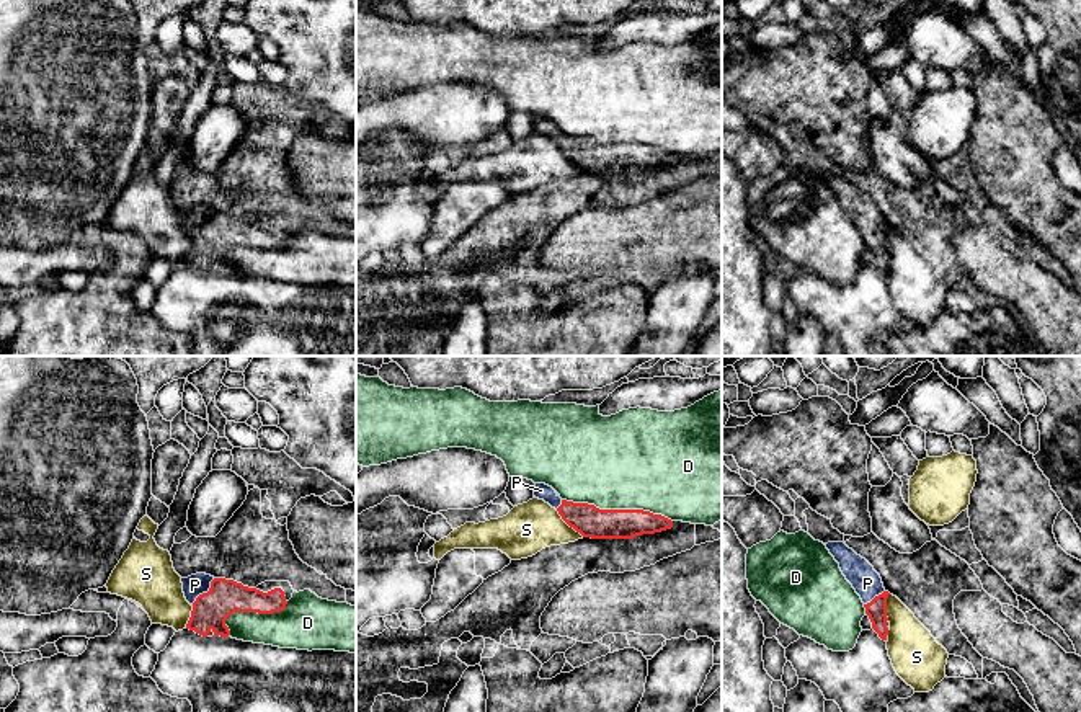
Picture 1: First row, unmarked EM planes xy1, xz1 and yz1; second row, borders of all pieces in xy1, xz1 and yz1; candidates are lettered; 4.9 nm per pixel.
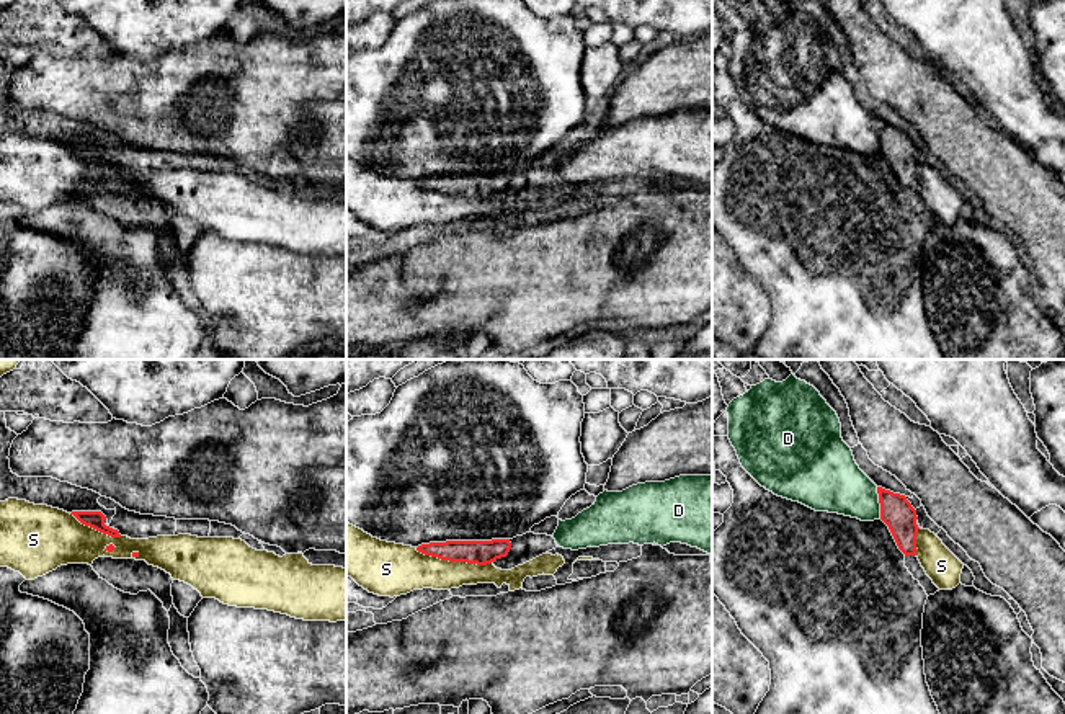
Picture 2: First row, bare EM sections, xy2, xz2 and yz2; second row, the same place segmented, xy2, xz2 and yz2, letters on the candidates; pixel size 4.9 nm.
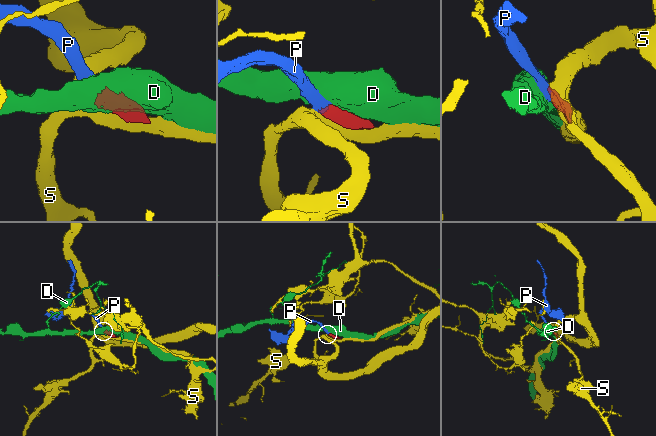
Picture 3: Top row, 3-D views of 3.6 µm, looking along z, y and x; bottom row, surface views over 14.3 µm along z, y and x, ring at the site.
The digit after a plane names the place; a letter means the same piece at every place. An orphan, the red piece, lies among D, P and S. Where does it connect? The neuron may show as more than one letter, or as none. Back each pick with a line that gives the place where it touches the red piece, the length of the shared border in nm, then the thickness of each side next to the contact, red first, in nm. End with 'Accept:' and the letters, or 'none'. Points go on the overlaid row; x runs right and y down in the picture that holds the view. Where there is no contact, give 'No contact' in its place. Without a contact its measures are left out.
P: Touches red at xy1 (204, 593). Shared border 180 nm. Thickness 180 nm (red) against 110 nm
Accept: P

